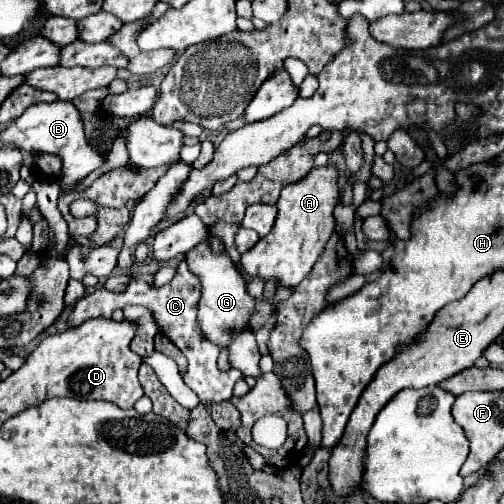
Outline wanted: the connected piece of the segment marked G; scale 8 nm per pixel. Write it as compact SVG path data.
M208 233L206 241L192 247L192 251L186 253L186 263L192 273L202 281L202 295L198 303L198 325L202 327L202 333L208 341L228 347L232 343L232 335L236 335L238 327L250 325L250 315L254 311L254 297L248 295L242 275L238 273L236 265L232 263L228 253L214 253L212 247L212 235Z

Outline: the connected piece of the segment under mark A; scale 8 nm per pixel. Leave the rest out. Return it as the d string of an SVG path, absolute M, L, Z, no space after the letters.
M324 165L314 167L304 179L290 183L282 189L278 199L278 217L268 237L262 237L252 251L242 255L242 273L248 277L272 279L284 287L296 287L314 267L316 259L324 251L326 241L334 233L334 207L338 205L338 167Z

